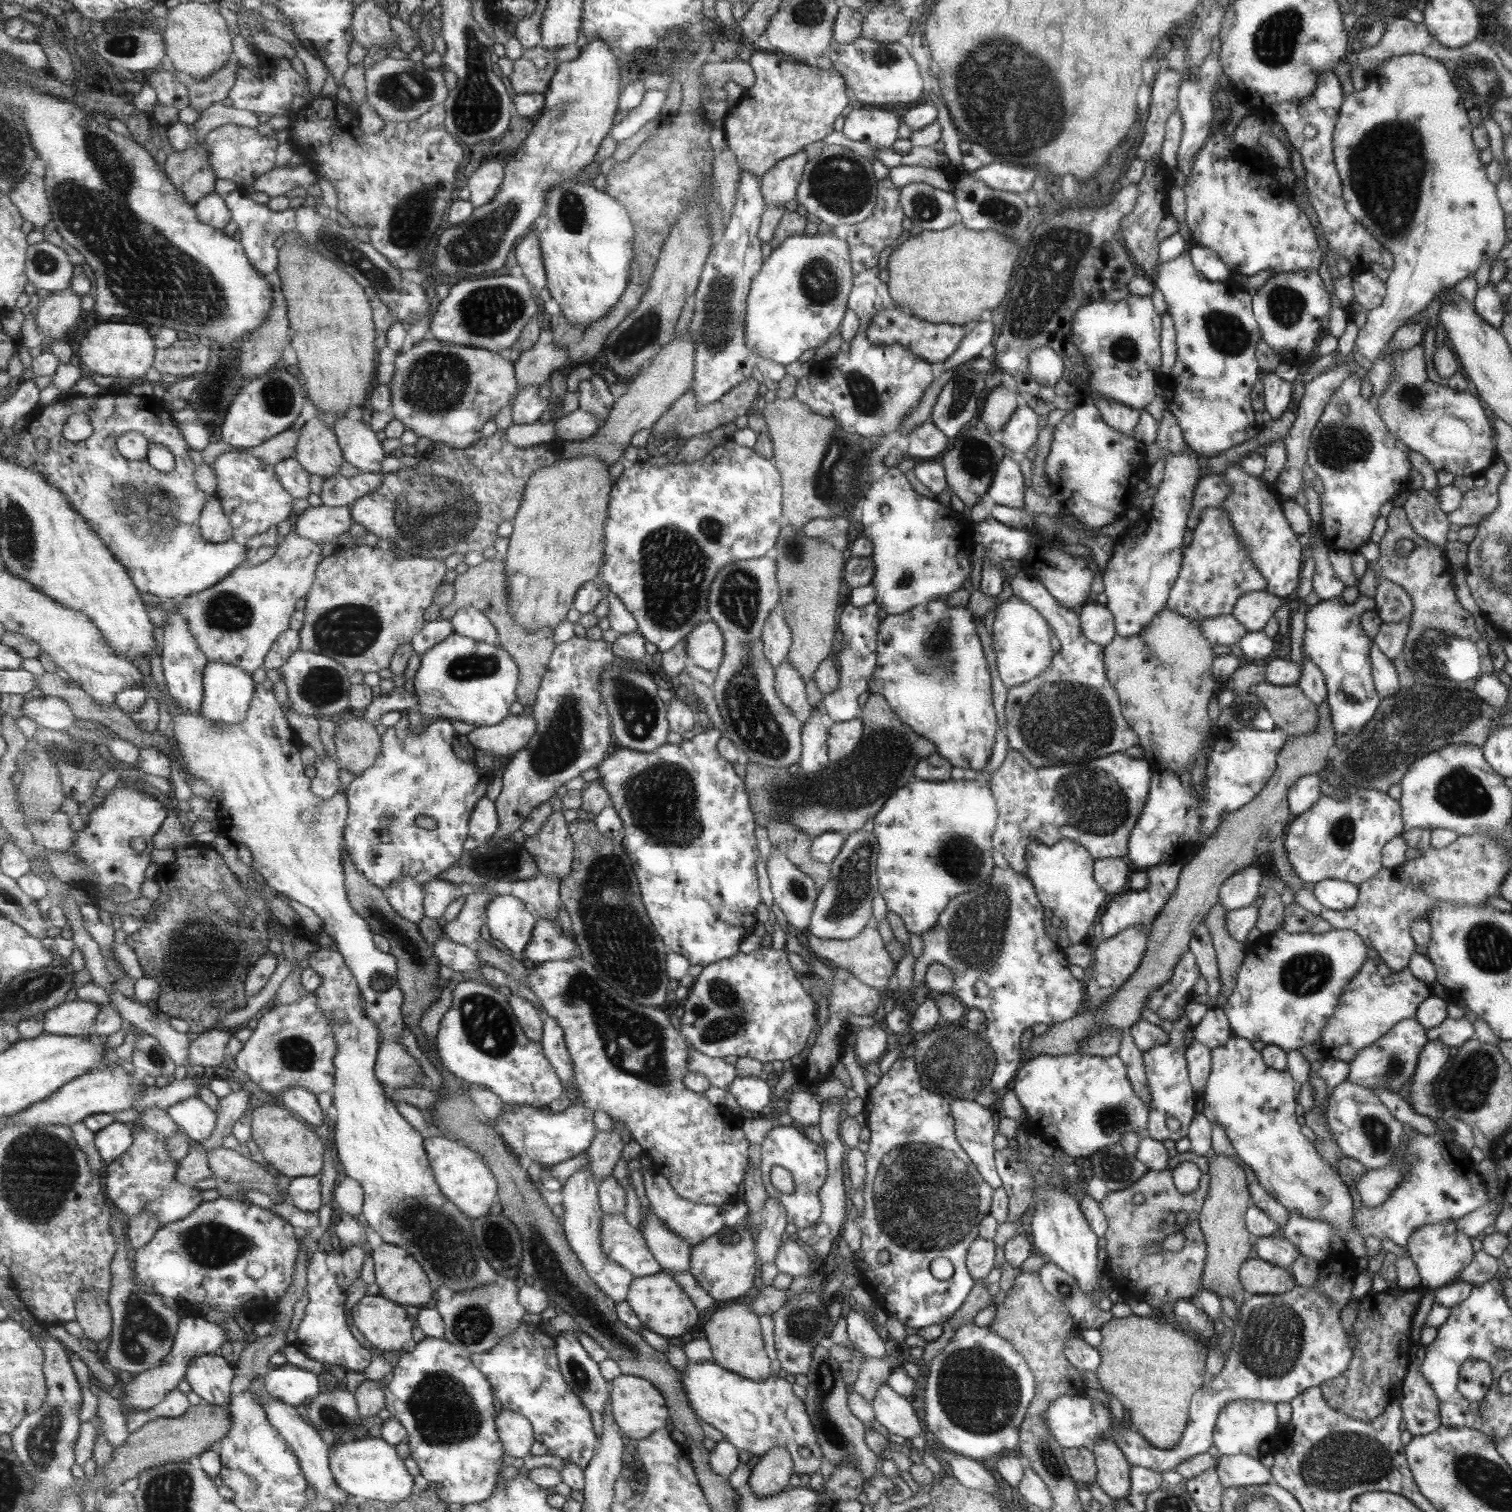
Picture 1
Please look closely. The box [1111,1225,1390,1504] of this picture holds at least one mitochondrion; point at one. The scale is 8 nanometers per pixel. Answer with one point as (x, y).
(1271, 1340)

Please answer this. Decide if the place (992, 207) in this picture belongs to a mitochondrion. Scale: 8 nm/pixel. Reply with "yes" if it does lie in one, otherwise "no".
yes

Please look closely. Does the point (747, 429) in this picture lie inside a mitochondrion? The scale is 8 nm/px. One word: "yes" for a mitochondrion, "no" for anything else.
no

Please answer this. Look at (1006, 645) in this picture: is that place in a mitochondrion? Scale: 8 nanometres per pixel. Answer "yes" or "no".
no

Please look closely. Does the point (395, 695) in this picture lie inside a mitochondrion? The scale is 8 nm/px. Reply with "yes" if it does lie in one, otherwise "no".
no

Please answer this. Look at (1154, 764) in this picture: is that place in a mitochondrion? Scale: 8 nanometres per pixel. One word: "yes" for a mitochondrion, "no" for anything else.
no

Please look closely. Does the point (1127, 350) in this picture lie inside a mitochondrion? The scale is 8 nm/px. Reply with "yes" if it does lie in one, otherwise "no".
yes

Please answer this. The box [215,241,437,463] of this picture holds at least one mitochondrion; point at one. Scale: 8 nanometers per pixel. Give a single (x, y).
(277, 396)

